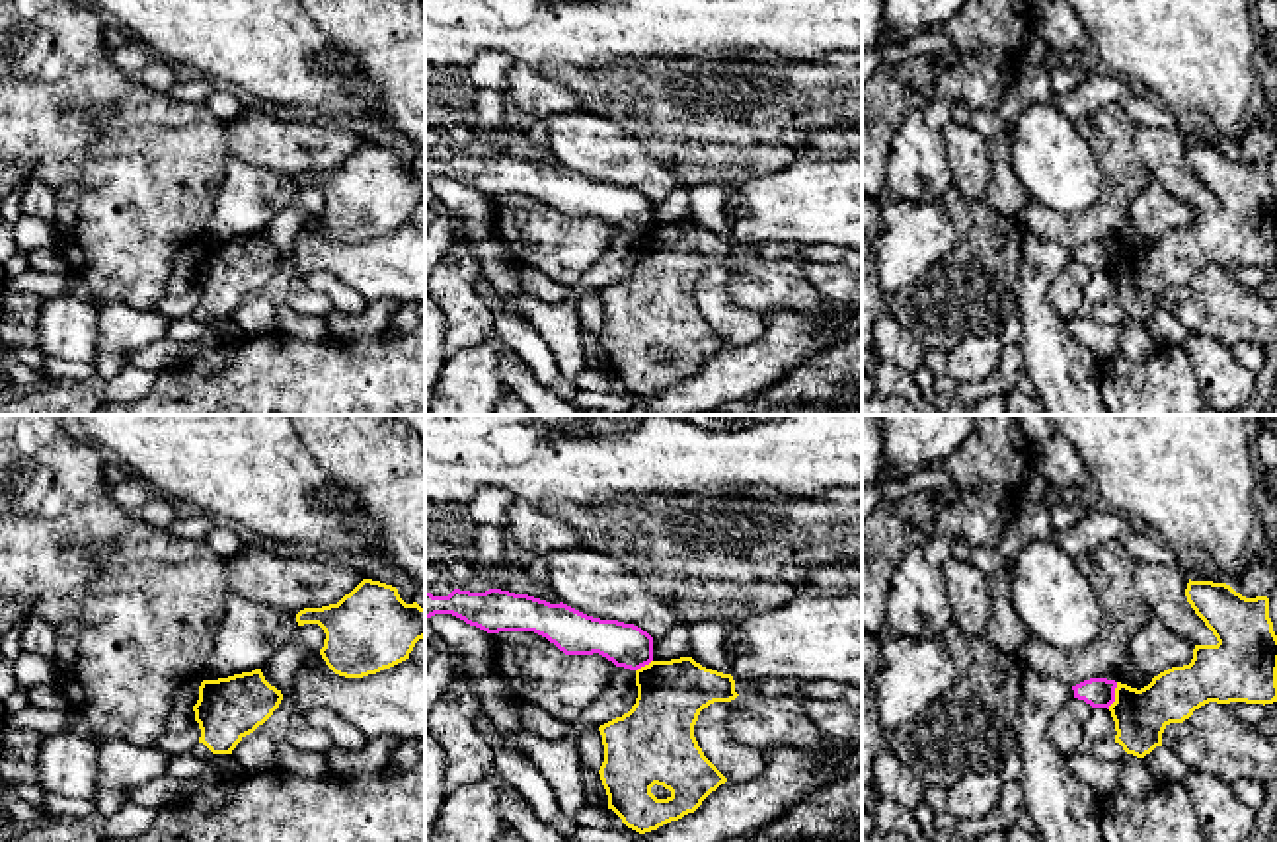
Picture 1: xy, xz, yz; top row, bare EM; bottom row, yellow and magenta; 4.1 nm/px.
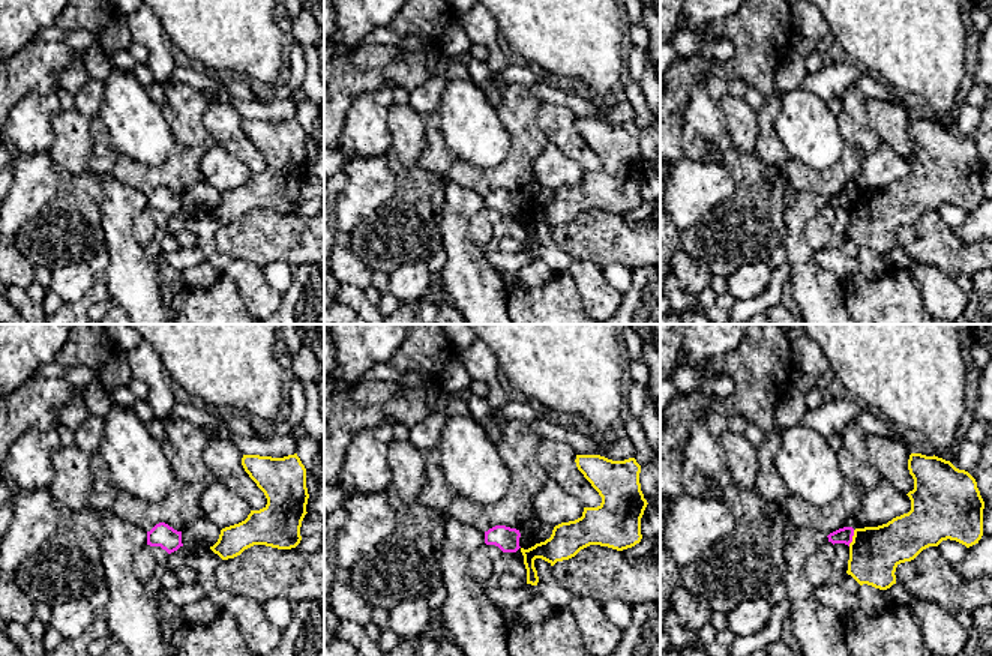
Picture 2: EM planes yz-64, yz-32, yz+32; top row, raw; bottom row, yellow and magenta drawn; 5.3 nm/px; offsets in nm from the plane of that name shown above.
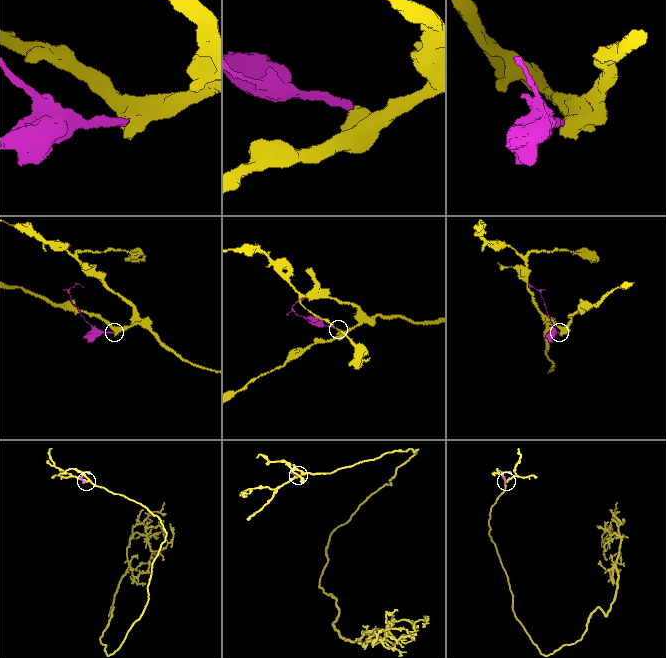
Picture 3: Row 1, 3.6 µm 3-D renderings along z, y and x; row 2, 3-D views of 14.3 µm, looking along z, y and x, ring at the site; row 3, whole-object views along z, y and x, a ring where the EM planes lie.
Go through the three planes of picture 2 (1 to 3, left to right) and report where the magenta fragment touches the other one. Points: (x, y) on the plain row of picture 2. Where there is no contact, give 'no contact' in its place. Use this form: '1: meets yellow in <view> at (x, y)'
1: no contact
2: no contact
3: meets yellow in yz+32 at (853, 201)

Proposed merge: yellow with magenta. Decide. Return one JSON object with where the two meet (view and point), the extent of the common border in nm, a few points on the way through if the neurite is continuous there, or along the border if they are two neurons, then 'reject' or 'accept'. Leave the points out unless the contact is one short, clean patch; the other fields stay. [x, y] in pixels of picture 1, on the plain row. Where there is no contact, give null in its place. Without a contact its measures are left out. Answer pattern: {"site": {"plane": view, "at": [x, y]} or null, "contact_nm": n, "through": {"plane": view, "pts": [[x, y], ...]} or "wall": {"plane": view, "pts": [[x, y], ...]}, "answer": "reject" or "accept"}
{"site": {"plane": "yz", "at": [1116, 260]}, "contact_nm": 120, "wall": {"plane": "yz", "pts": [[1118, 246], [1114, 266], [1108, 271]]}, "answer": "reject"}

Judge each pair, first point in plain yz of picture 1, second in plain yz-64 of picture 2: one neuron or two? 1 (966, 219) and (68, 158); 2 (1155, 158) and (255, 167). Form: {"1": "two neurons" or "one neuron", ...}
{"1": "two neurons", "2": "one neuron"}

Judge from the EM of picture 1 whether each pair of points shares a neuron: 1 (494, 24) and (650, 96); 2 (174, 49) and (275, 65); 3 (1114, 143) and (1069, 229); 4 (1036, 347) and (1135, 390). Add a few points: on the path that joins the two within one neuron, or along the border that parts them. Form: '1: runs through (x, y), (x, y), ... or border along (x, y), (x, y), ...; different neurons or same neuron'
1: border along (630, 61), (605, 65), (542, 63), (539, 67); different neurons
2: runs through (199, 49), (250, 49); same neuron
3: runs through (1114, 168), (1114, 197), (1094, 217); same neuron
4: border along (1098, 363), (1098, 390), (1102, 394); different neurons

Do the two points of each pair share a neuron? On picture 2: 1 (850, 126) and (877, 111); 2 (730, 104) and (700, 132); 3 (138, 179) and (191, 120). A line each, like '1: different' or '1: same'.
1: different
2: different
3: same

